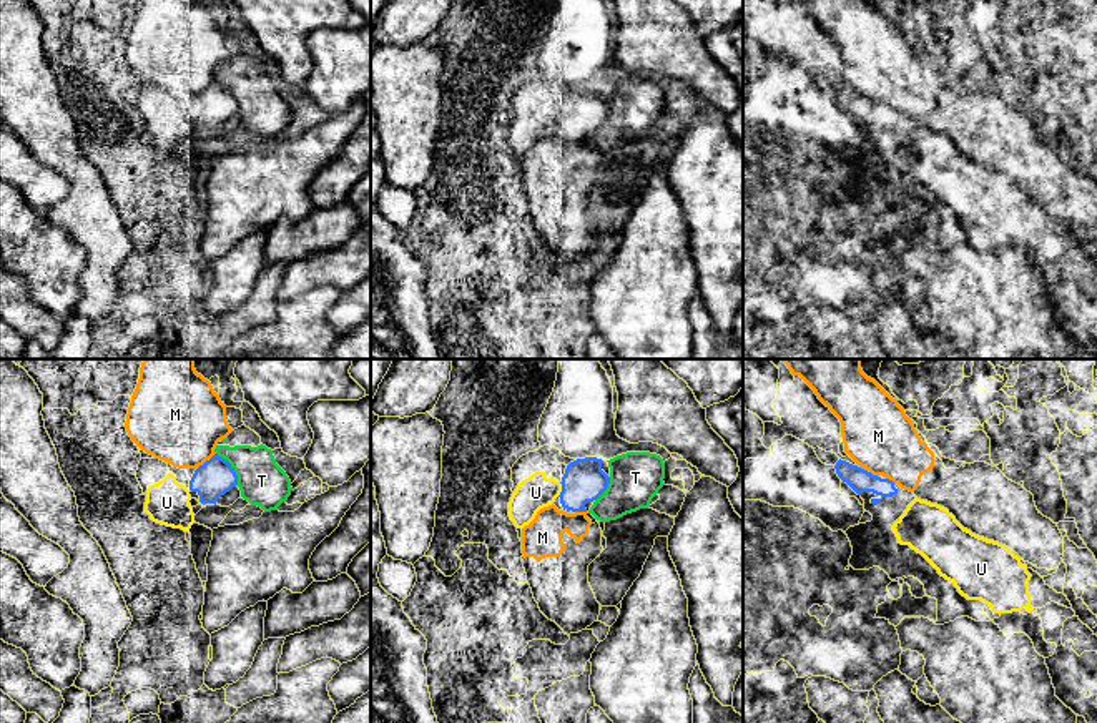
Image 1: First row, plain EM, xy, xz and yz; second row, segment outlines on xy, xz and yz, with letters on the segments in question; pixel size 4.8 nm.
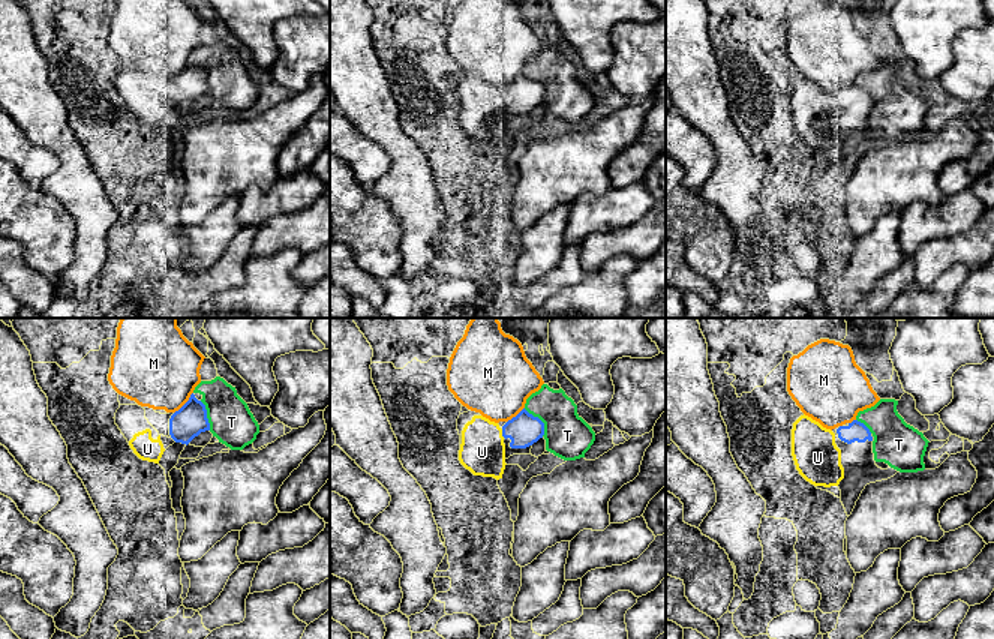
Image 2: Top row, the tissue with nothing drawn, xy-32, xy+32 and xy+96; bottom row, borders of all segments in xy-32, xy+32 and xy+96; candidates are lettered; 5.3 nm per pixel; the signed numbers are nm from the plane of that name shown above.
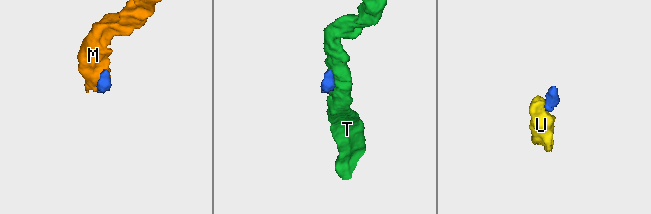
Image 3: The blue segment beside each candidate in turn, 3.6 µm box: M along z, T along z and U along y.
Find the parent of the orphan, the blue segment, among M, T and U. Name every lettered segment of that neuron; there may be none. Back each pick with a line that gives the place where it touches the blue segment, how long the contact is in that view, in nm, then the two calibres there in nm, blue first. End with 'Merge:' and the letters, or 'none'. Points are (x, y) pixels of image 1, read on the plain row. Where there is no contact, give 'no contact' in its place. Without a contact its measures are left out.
U: contact xz (562, 117); length 70 nm; calibres 200 and 160 nm
Merge: U

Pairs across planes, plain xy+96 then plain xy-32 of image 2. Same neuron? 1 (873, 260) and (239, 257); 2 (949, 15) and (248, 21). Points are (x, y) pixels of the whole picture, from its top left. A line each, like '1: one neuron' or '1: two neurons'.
1: two neurons
2: one neuron

